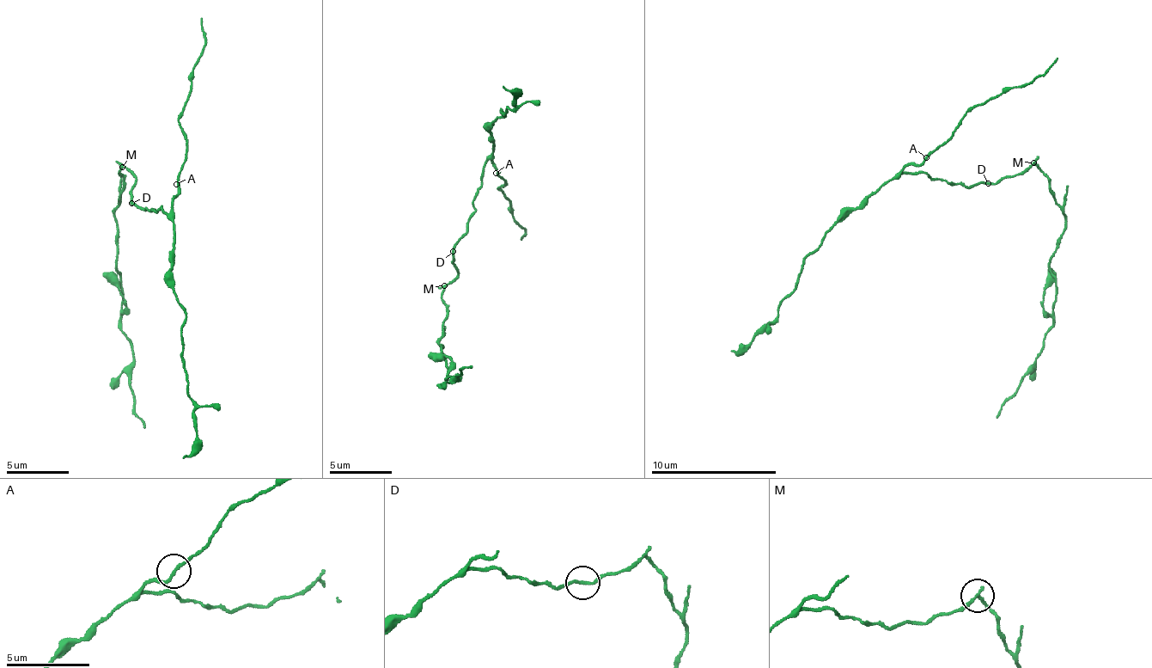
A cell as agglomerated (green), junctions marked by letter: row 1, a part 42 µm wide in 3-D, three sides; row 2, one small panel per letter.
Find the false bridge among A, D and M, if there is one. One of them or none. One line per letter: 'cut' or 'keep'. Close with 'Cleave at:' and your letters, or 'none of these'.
A: keep
D: keep
M: cut
Cleave at: M

